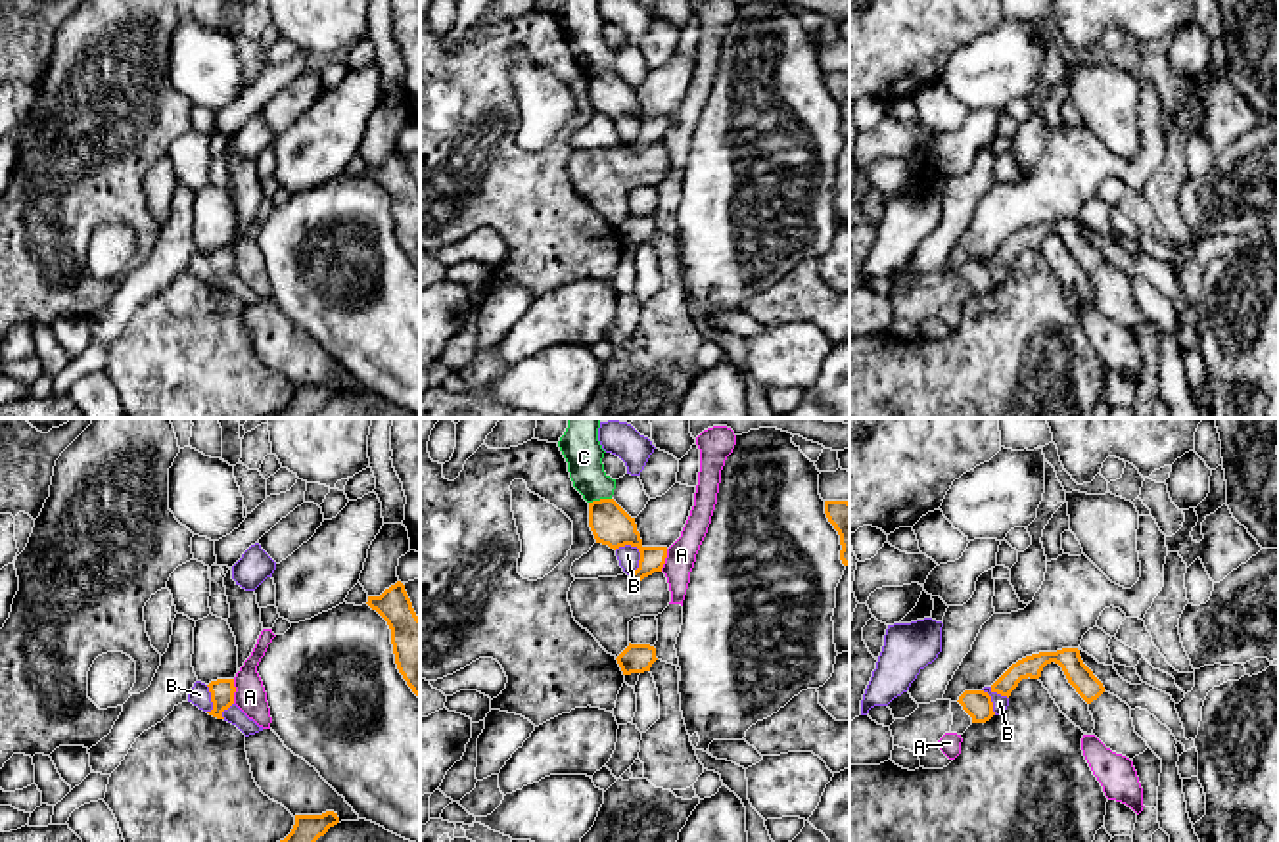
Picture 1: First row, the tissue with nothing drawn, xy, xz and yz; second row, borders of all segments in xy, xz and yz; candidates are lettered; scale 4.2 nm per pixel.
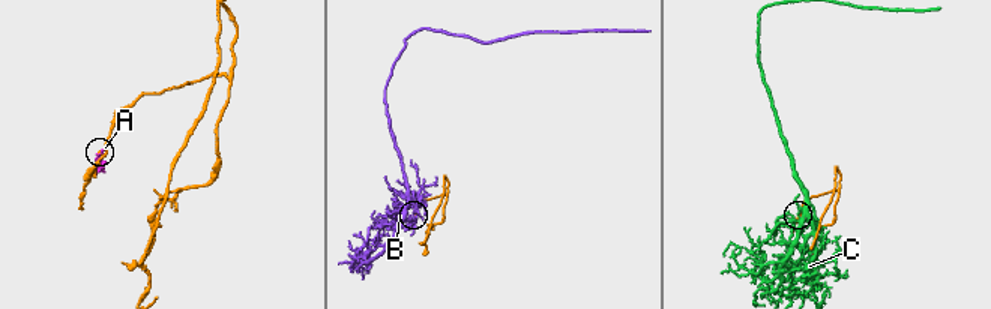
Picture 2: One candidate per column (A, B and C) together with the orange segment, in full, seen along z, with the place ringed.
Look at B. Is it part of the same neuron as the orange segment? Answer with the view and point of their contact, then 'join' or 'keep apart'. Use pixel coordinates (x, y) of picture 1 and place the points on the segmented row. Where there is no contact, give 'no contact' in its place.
meets orange in xz at (641, 557); keep apart

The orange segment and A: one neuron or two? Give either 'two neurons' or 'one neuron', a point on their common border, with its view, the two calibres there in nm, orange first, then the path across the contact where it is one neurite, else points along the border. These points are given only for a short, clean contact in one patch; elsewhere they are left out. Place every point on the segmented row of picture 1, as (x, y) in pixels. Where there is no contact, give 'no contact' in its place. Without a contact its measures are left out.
two neurons; meets orange in xy at (234, 691); 100 nm thick on the orange side, 140 nm on the other; border along xy (232, 679), (234, 702)

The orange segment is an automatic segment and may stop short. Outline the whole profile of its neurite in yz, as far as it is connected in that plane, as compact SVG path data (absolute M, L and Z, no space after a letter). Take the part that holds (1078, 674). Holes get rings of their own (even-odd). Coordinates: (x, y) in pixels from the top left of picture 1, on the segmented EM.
M1078 648L1039 652L1018 660L991 685L991 692L1009 698L1022 679L1039 679L1043 667L1051 662L1062 667L1068 683L1087 704L1097 700L1105 692L1103 683L1083 664Z

